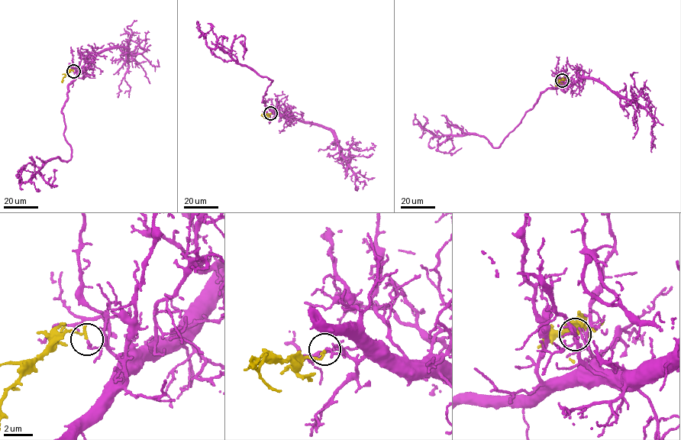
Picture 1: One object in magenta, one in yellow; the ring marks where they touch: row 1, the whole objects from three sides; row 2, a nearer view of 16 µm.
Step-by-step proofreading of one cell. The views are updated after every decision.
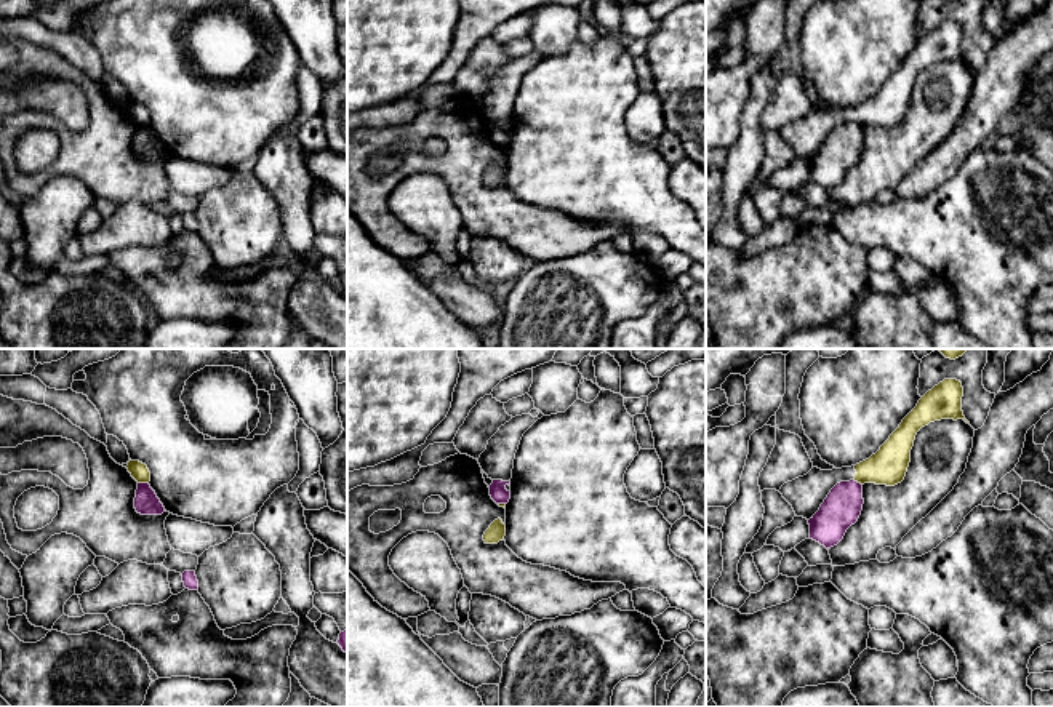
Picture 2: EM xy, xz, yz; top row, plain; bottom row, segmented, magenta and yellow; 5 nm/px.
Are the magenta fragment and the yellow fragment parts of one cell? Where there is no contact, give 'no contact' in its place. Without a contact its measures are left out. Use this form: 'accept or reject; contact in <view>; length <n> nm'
reject; contact in xy; length 60 nm

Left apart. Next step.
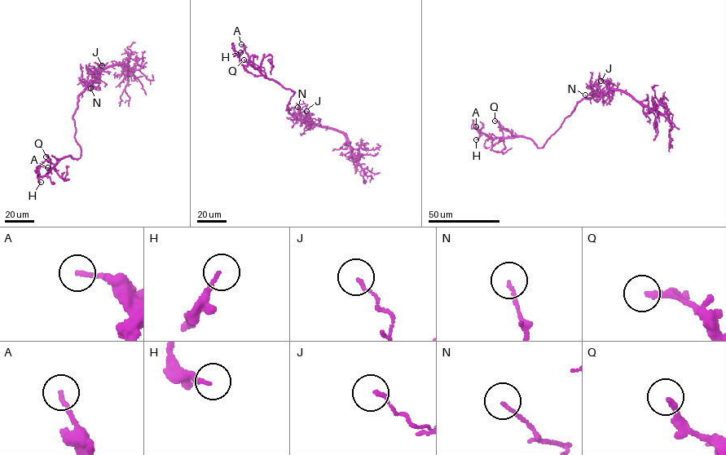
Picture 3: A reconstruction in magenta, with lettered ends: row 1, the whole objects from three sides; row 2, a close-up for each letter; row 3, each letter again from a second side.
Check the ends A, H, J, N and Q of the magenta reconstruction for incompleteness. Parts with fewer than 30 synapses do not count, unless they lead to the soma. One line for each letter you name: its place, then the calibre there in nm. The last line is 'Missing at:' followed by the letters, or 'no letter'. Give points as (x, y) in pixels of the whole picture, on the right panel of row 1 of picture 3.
H: at (476, 139); 150 nm thick
Q: at (494, 121); 200 nm thick
Missing at: H, Q

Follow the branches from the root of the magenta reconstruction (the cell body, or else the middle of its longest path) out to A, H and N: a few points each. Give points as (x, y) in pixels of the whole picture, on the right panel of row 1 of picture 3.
A: (577, 103), (560, 127), (541, 147), (530, 139), (520, 135), (489, 139), (476, 126)
H: (577, 103), (543, 147), (538, 147), (530, 139), (518, 135), (493, 139), (481, 133), (476, 139)
N: (577, 103), (582, 99), (591, 96), (585, 94)

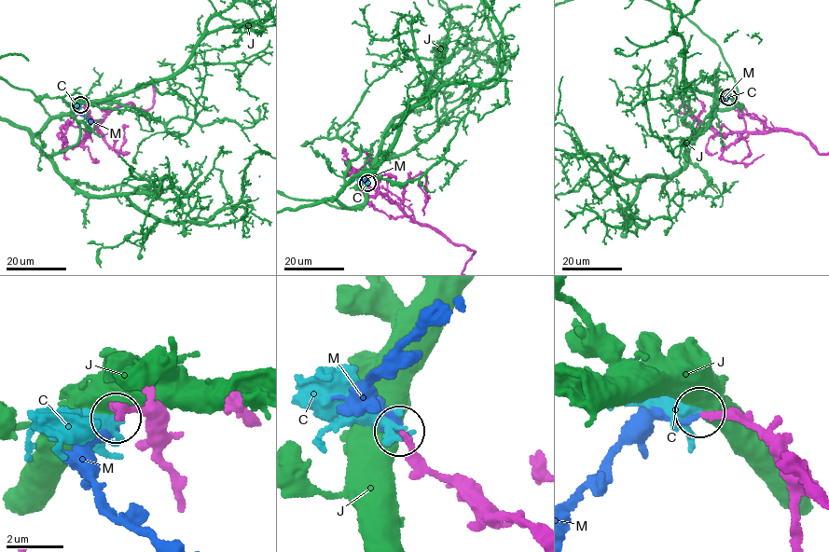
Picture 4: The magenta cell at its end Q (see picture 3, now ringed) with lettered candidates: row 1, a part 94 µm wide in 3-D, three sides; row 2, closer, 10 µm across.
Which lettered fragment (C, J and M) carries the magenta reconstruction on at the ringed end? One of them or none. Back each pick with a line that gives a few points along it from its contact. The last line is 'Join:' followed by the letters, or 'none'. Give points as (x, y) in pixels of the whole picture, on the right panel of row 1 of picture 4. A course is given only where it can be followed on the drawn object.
M: course (728, 98), (722, 98), (710, 114)
Join: M

